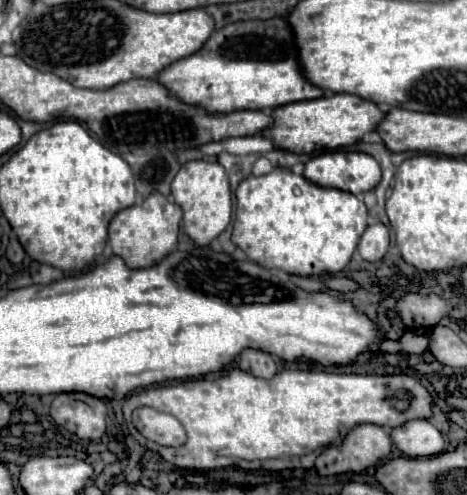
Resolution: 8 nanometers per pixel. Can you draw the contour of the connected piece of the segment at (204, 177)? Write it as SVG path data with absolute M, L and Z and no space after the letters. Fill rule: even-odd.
M203 160L185 162L171 184L171 194L175 204L181 206L183 210L183 232L185 230L185 234L199 246L207 246L231 222L233 204L231 204L229 178L219 162L203 162Z

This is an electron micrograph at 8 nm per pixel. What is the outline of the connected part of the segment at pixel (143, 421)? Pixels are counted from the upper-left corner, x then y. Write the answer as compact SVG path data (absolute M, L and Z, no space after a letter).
M139 408L139 432L163 446L181 446L185 440L185 428L181 422L155 408Z

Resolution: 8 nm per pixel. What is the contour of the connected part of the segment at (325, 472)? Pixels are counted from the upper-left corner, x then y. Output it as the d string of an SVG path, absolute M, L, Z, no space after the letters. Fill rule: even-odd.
M361 424L355 426L343 440L341 446L325 448L315 462L321 476L333 476L343 472L363 472L375 466L379 460L389 456L393 440L381 426Z

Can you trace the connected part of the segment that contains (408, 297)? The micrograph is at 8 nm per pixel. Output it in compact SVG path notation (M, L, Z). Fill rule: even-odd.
M405 294L397 304L397 312L407 328L435 326L449 310L451 310L451 302L435 294L429 296Z

